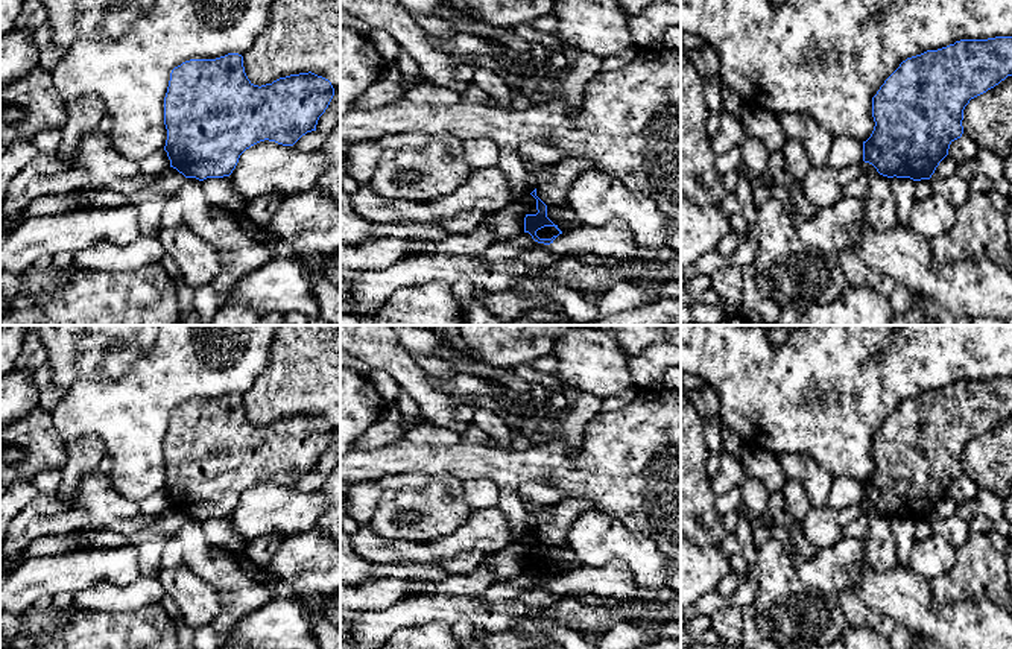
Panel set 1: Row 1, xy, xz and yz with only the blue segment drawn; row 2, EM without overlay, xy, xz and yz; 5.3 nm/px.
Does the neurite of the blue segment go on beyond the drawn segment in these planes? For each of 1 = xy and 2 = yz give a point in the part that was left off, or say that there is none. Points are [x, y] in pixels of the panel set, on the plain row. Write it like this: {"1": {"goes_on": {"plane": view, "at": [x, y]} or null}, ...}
{"1": {"goes_on": null}, "2": {"goes_on": null}}

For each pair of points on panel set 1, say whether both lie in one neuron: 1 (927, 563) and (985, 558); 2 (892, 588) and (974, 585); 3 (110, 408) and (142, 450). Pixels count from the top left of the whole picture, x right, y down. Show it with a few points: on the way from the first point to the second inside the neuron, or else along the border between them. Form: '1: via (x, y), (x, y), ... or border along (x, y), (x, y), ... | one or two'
1: border along (956, 549), (956, 558), (948, 572) | two
2: border along (930, 581), (930, 590), (936, 602), (965, 601) | two
3: via (120, 418), (132, 430), (134, 440) | one

